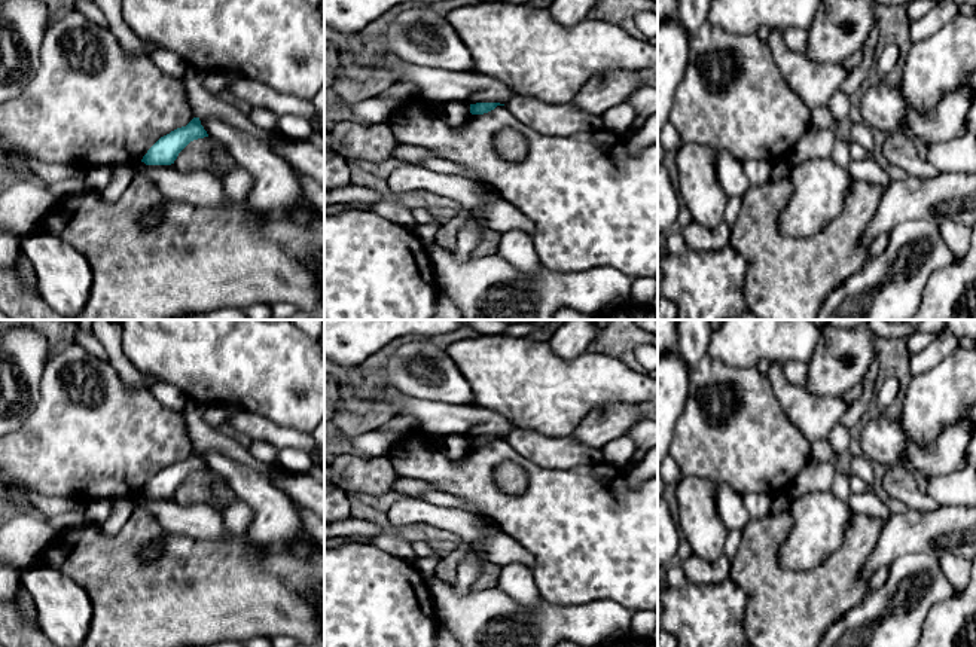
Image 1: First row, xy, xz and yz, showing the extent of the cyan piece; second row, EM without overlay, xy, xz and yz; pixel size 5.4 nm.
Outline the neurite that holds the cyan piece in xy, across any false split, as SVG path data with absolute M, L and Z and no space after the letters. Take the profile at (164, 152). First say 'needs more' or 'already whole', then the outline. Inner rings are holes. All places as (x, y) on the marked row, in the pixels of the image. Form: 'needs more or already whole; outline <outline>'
already whole; outline M193 118L186 126L177 128L161 137L143 156L146 165L171 165L179 153L193 140L208 137L199 118Z

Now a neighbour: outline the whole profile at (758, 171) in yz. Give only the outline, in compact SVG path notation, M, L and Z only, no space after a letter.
M748 159L742 162L745 178L750 186L760 186L771 180L772 164L763 159Z

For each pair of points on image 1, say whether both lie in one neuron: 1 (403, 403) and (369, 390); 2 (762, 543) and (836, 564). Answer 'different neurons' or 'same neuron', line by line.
1: different neurons
2: same neuron

